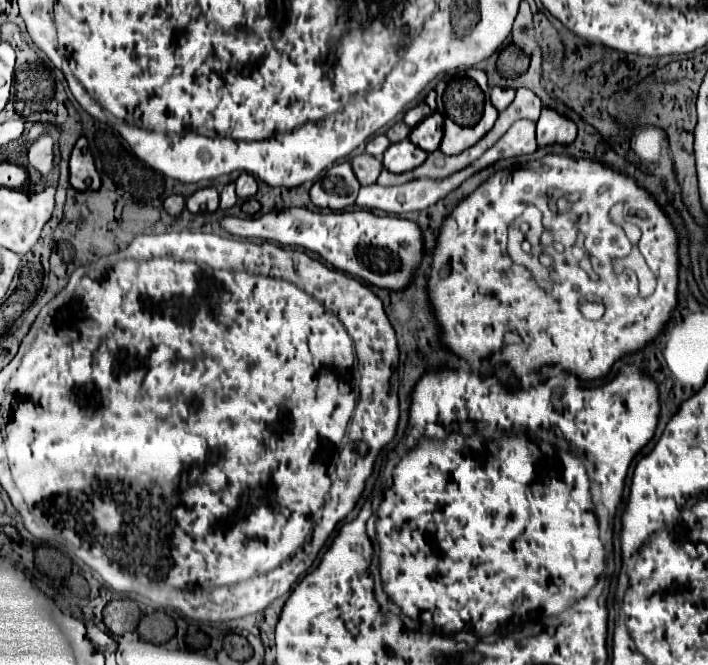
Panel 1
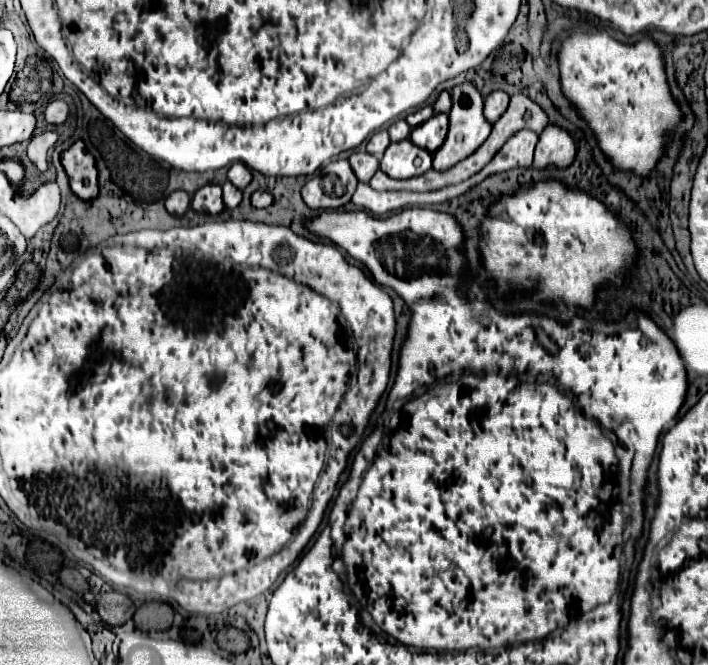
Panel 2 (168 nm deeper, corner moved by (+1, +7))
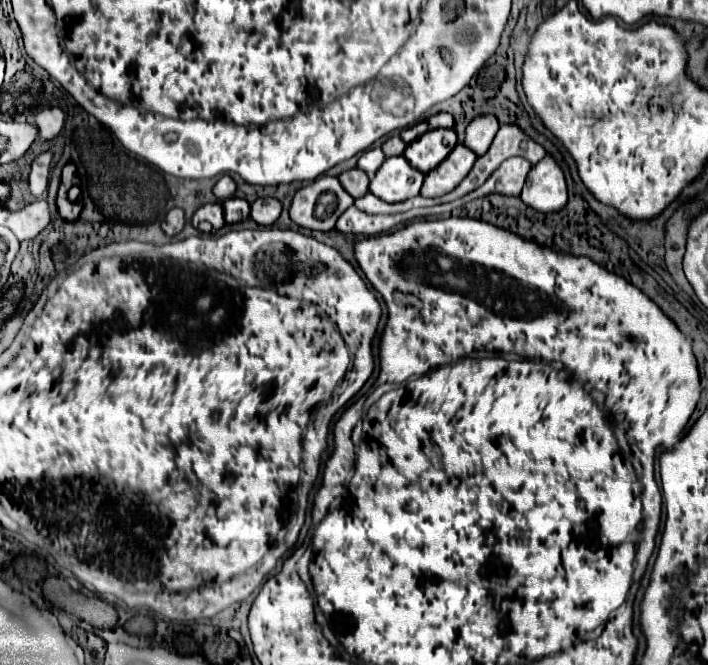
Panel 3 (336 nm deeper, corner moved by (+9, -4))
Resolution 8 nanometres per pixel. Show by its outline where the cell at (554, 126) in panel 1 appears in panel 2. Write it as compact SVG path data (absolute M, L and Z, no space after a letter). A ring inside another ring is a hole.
M548 123L538 137L534 167L536 169L544 169L548 165L566 167L574 161L574 153L576 153L574 139L568 135L568 131L554 123Z

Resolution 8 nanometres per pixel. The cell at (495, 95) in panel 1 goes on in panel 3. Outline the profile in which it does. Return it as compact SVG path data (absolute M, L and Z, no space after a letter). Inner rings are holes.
M492 114L486 116L476 116L468 126L464 134L466 148L470 148L476 156L484 156L484 152L490 148L494 136L498 132L498 120Z

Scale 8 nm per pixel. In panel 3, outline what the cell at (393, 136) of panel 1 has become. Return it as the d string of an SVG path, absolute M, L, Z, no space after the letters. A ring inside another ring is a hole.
M392 136L392 138L388 138L384 144L382 144L382 150L384 150L384 154L390 158L390 156L402 156L404 154L404 148L406 148L406 144L402 142L402 138L400 136Z

